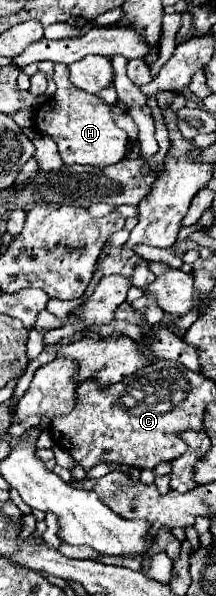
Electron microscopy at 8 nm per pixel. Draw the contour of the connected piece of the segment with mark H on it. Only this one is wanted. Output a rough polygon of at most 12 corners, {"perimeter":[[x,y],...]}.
{"perimeter":[[54,66],[36,128],[68,166],[126,158],[112,106]]}

